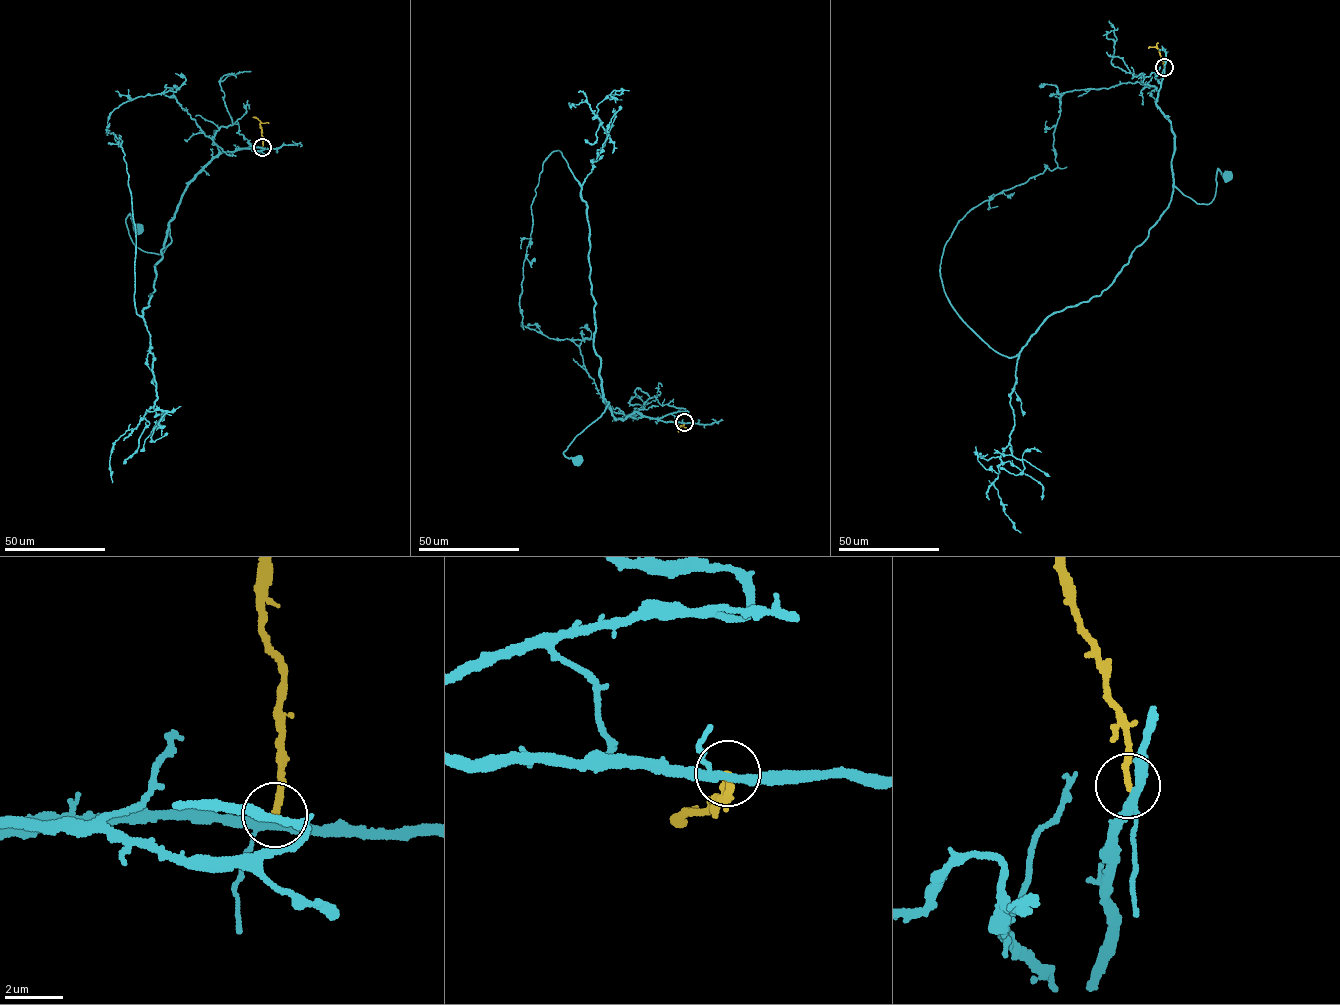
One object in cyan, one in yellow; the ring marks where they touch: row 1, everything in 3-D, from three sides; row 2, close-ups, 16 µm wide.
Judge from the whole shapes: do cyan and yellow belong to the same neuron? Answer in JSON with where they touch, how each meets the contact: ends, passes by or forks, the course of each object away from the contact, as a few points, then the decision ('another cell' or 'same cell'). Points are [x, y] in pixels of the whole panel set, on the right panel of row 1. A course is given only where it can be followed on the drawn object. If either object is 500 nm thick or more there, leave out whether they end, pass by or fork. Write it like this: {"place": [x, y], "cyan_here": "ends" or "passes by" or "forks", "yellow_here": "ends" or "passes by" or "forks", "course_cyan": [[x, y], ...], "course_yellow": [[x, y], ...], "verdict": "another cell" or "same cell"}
{"place": [1164, 67], "cyan_here": "forks", "yellow_here": "ends", "course_cyan": [[1164, 67], [1156, 103], [1175, 136], [1173, 185], [1200, 204], [1207, 204], [1215, 197], [1218, 169], [1227, 174]], "course_yellow": [[1164, 67], [1159, 50], [1148, 48]], "verdict": "same cell"}

